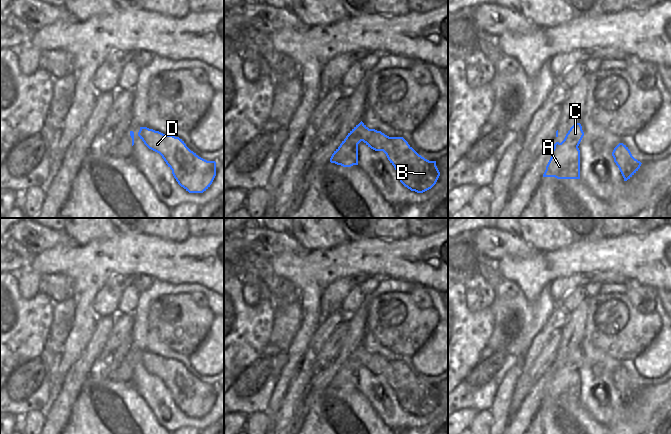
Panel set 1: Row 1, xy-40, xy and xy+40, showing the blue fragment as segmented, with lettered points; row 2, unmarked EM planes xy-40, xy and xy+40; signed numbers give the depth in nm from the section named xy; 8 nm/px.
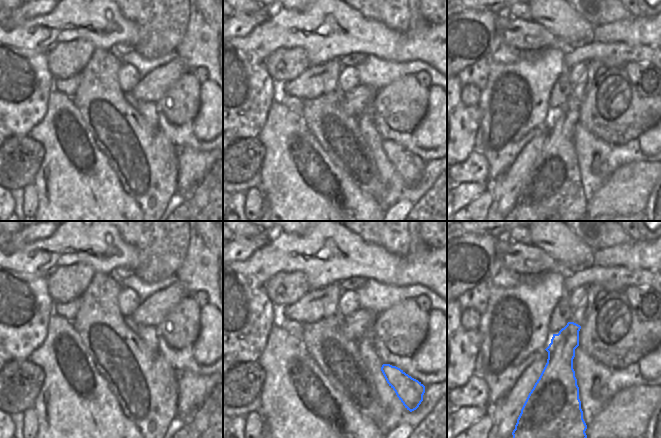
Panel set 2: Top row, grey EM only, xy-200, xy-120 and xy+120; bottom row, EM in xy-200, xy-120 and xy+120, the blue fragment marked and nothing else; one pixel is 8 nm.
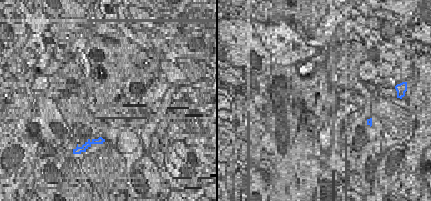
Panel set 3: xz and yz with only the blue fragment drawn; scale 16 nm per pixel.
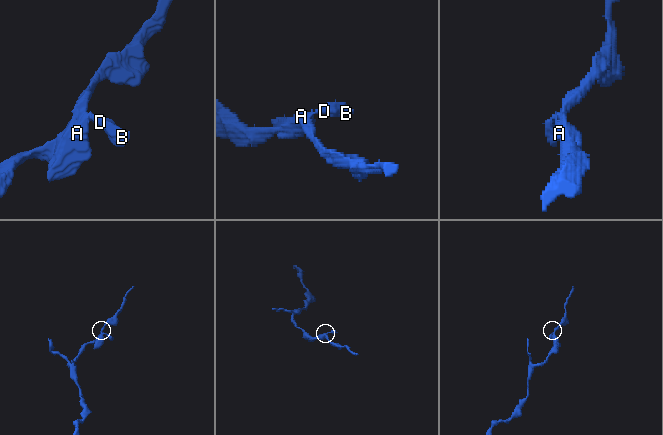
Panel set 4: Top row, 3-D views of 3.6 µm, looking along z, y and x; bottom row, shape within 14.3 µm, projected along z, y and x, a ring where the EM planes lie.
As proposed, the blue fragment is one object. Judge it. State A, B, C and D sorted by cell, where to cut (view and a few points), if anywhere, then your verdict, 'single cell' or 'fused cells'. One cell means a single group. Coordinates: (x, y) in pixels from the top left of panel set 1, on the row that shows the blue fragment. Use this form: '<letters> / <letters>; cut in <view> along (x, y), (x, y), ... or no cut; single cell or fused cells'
A B C D; no cut; single cell

